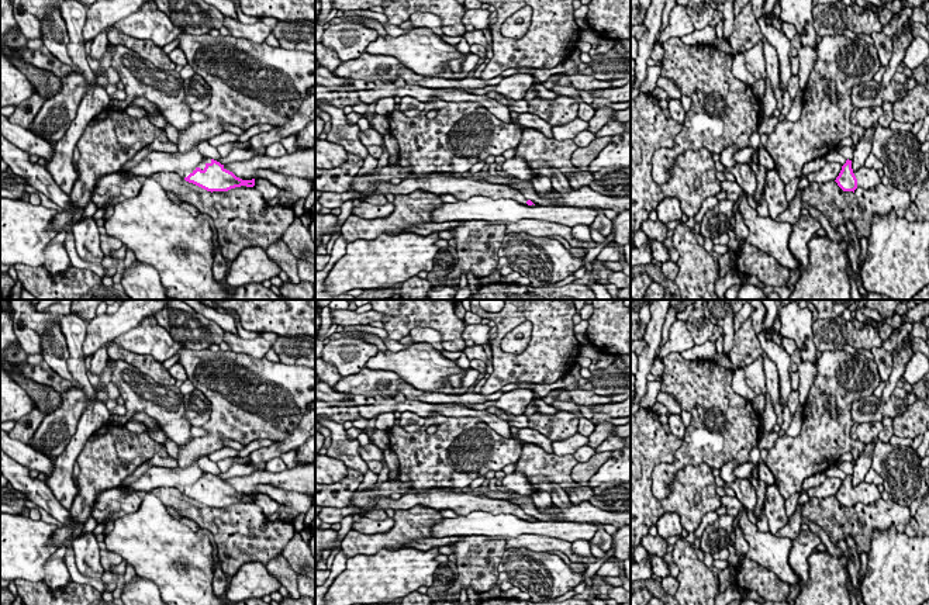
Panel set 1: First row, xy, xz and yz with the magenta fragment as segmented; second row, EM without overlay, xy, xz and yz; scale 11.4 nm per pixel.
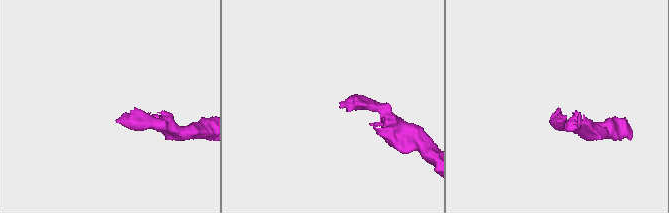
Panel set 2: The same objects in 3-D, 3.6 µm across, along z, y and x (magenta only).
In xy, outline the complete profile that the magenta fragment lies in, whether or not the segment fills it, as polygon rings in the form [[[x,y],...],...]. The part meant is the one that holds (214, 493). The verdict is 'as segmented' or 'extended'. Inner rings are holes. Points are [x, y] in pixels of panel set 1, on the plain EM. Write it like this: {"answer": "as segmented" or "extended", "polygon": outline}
{"answer": "extended", "polygon": [[[206,473],[197,480],[196,484],[189,487],[177,487],[177,490],[207,507],[228,507],[235,502],[246,501],[253,502],[255,494],[242,495],[232,487],[227,485],[220,477]]]}

